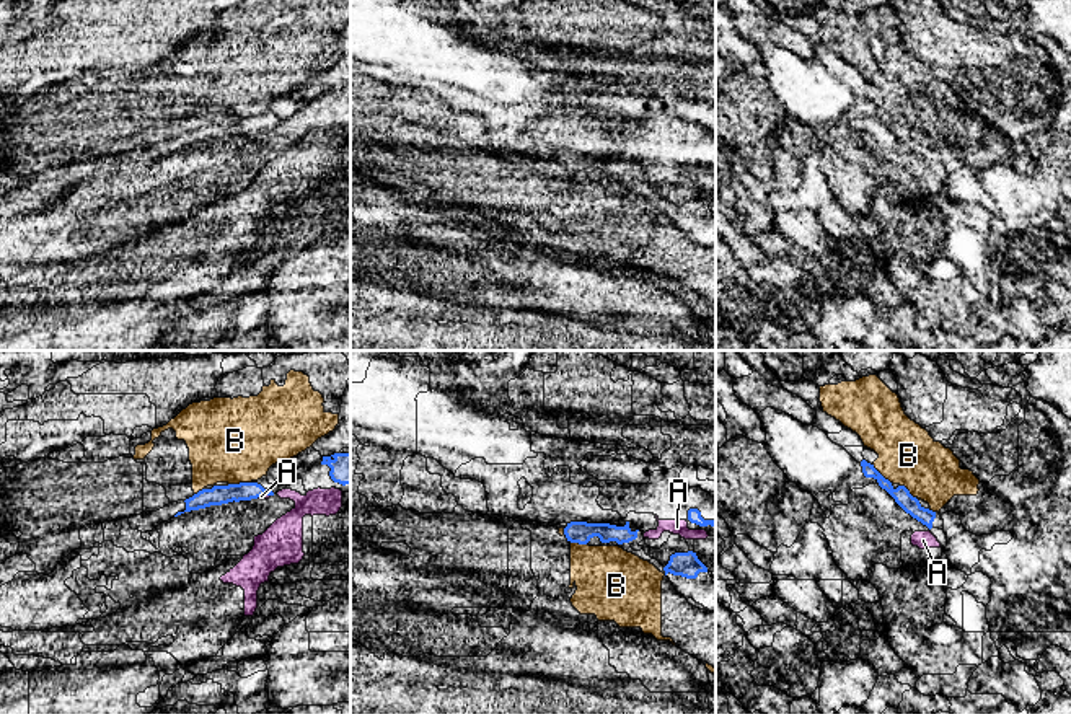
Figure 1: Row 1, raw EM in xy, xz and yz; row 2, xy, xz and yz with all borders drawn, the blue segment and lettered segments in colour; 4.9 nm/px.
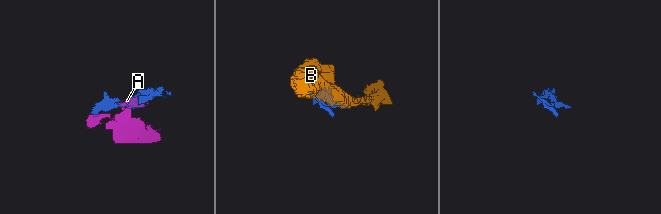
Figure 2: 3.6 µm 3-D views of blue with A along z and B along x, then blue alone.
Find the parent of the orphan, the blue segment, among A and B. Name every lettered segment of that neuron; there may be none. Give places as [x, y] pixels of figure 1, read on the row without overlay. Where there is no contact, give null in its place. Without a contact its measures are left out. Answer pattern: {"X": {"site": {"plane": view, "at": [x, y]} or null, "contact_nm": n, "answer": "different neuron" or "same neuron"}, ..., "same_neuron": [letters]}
{"A": {"site": {"plane": "xy", "at": [263, 129]}, "contact_nm": 70, "answer": "different neuron"}, "B": {"site": {"plane": "xy", "at": [240, 118]}, "contact_nm": 110, "answer": "different neuron"}, "same_neuron": []}

